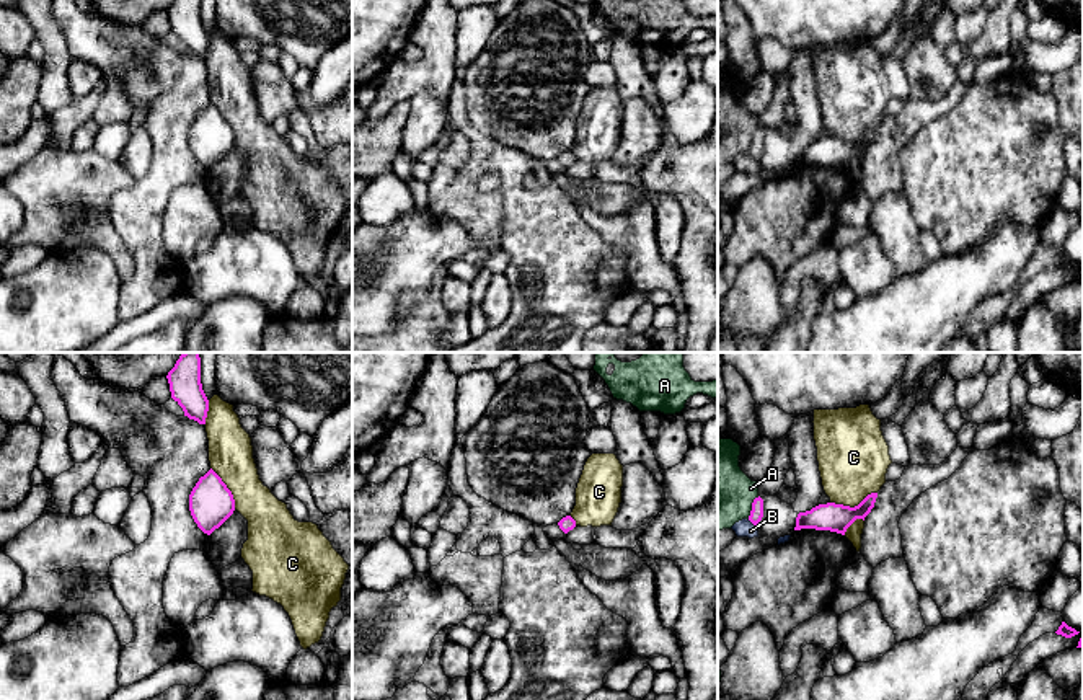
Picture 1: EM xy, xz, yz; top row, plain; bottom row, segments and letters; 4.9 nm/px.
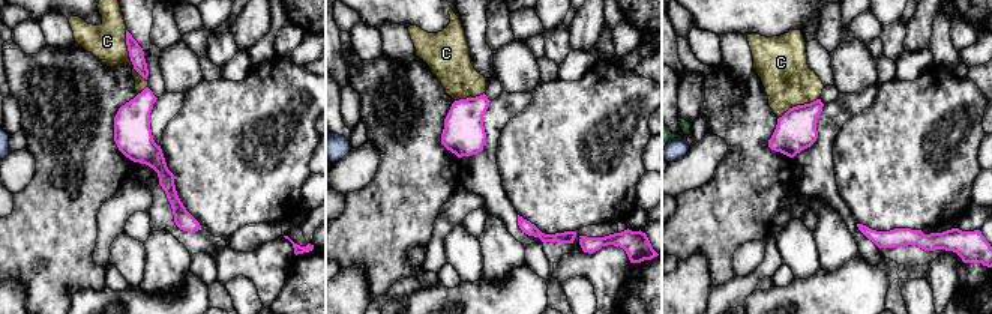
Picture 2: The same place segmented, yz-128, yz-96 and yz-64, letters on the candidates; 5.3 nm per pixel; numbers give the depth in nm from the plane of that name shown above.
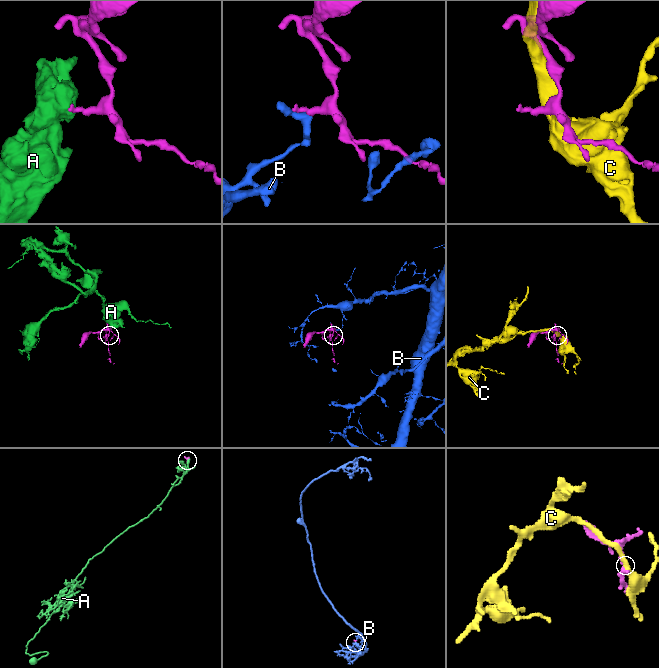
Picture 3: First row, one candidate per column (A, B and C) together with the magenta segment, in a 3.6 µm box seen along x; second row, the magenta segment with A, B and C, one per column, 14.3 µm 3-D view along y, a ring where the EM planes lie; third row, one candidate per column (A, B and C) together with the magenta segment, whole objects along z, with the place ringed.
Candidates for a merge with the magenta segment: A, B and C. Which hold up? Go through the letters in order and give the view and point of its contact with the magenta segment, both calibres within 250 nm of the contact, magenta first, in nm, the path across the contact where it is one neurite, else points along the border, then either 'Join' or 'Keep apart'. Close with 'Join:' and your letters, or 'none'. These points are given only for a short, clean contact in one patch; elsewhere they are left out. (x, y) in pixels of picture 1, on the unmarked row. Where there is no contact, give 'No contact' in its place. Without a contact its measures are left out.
A: Touches magenta at yz (752, 141). Thickness 70 nm (magenta) against 220 nm. Boundary: yz (759, 131), (754, 134), (747, 152). Keep apart
B: Touches magenta at yz (752, 157). Thickness 70 nm (magenta) against 90 nm. Boundary: yz (747, 154), (755, 160). Keep apart
C: Touches magenta at yz (855, 141). Thickness 140 nm (magenta) against 360 nm. Keep apart
Join: none

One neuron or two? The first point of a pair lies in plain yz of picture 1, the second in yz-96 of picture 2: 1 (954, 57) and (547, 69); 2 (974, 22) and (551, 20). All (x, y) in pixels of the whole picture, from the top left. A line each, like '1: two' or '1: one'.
1: two
2: two

